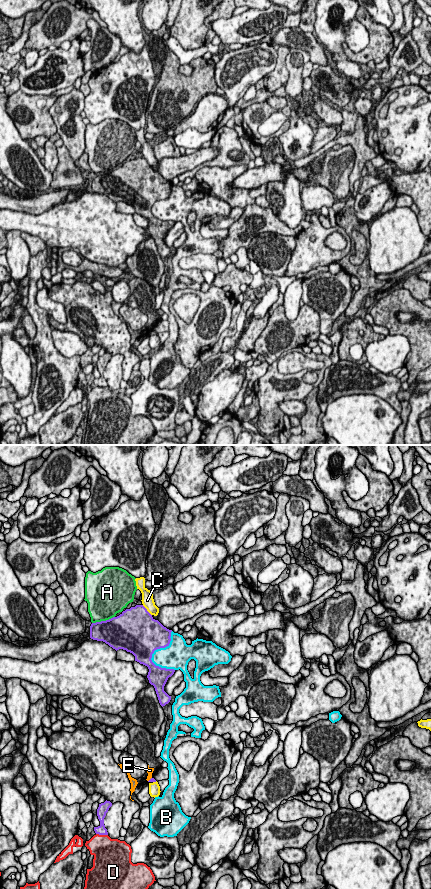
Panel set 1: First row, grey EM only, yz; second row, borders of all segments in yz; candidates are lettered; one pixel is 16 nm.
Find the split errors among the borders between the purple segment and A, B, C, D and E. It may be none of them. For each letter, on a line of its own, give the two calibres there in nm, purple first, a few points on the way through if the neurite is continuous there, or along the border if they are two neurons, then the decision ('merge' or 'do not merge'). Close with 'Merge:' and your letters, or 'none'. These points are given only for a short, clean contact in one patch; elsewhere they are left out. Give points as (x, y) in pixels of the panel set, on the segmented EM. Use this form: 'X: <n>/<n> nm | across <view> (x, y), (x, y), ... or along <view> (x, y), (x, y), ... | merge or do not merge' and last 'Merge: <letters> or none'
A: 440/460 nm | do not merge
B: 500/340 nm | do not merge
C: 500/190 nm | do not merge
D: 160/400 nm | do not merge
E: 60/100 nm | along yz (151, 777), (148, 781) | do not merge
Merge: none

